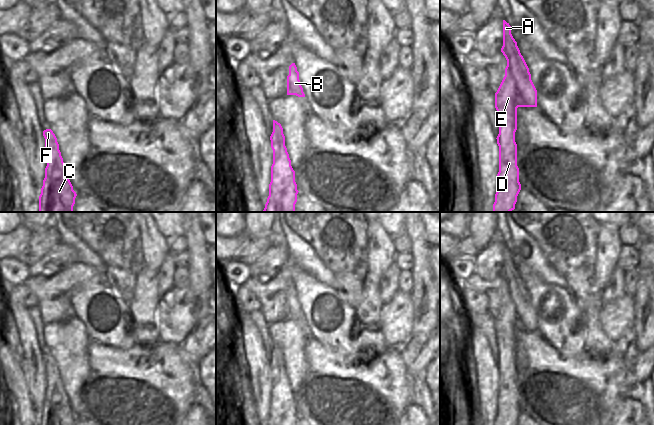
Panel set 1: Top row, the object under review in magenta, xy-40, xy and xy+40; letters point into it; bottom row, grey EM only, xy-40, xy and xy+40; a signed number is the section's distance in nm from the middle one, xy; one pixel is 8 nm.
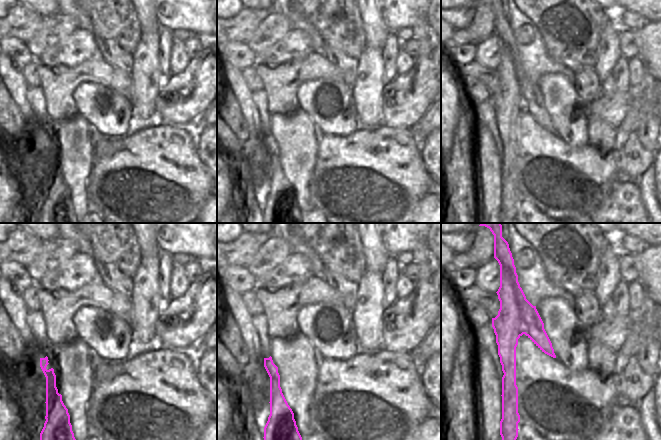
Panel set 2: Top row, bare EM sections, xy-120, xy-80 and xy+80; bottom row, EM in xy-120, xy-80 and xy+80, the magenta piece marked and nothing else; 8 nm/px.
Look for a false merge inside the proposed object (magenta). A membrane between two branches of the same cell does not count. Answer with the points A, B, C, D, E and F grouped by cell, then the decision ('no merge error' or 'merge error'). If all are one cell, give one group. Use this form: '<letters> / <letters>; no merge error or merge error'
A C D E F / B; merge error

